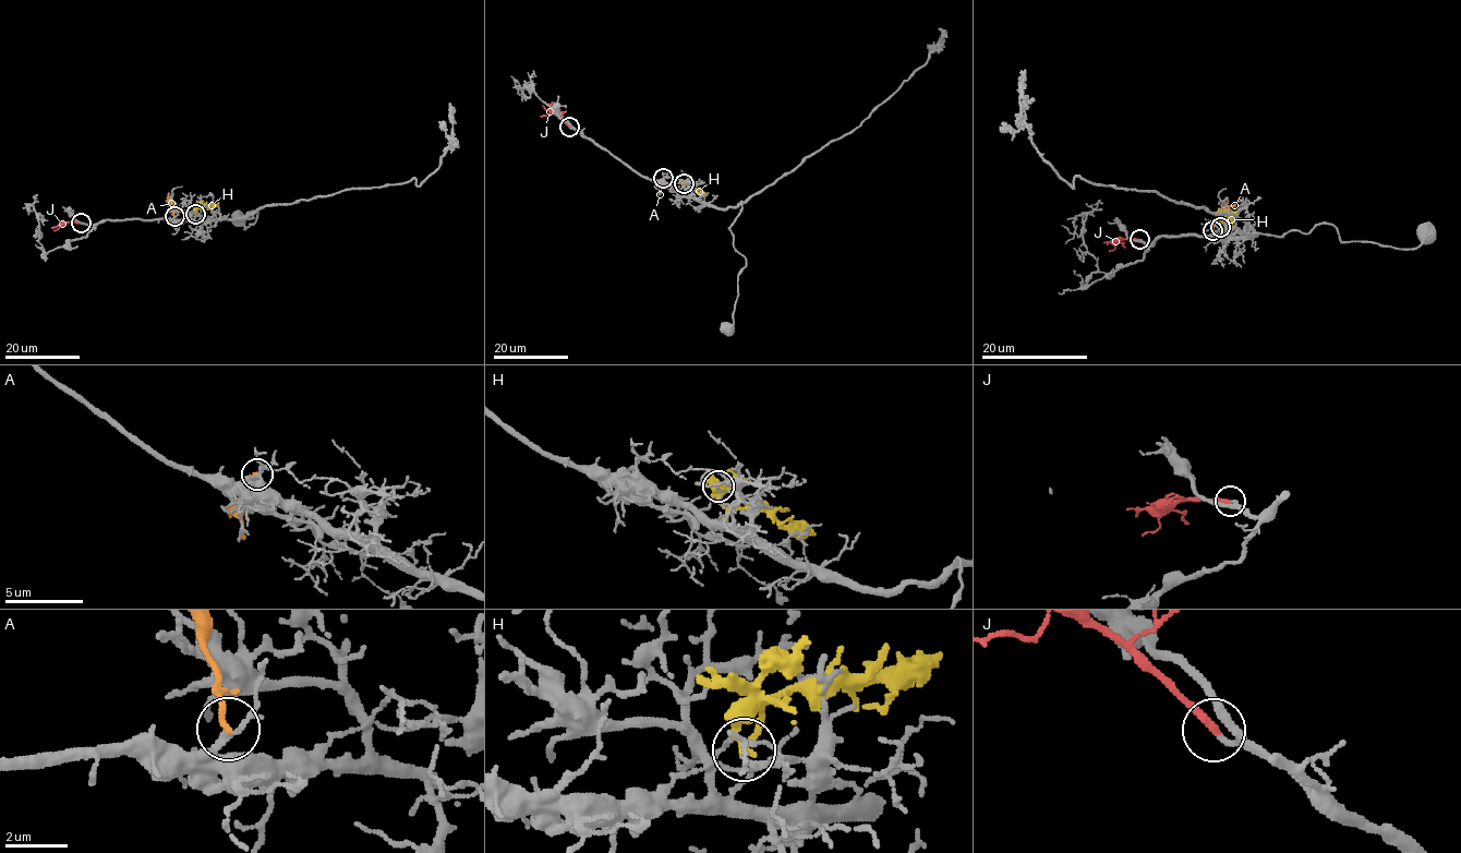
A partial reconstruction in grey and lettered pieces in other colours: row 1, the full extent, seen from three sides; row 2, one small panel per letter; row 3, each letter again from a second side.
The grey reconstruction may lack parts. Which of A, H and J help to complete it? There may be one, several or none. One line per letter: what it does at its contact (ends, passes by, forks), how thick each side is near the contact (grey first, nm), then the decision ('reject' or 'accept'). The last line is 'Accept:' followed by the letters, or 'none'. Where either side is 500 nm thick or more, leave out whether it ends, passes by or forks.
A: it ends there; 200 nm thick on the grey side, 200 nm on the other; reject
H: it ends there; 120 nm thick on the grey side, 220 nm on the other; reject
J: it ends there; 150 nm thick on the grey side, 280 nm on the other; accept
Accept: J

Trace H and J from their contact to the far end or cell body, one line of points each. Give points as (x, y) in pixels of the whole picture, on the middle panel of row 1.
H: (684, 183), (686, 188), (707, 195)
J: (568, 127), (550, 112), (540, 116)

